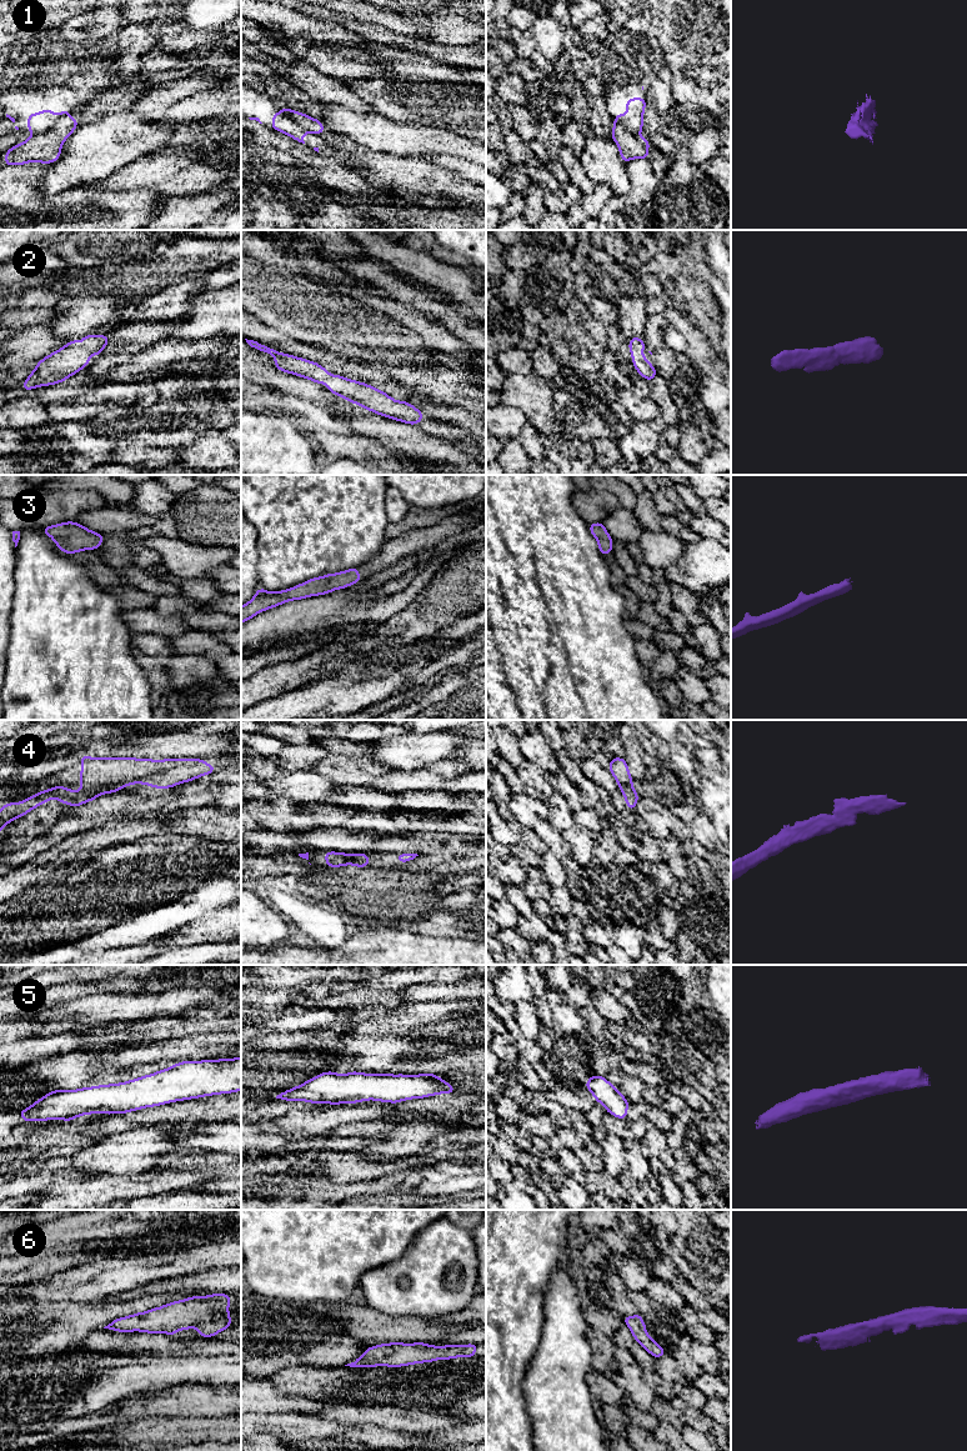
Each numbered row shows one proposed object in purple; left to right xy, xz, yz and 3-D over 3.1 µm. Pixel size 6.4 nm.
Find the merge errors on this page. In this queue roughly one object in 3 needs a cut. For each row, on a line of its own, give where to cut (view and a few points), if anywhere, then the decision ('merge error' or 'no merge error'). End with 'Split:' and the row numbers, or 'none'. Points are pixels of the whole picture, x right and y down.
1: cut xy (68, 115), (63, 116), (48, 130), (33, 135); merge error
2: cut none; no merge error
3: cut none; no merge error
4: cut none; no merge error
5: cut none; no merge error
6: cut none; no merge error
Split: 1

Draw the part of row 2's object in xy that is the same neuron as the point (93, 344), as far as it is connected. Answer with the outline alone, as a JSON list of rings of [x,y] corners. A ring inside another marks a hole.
[[[89,334],[81,337],[81,344],[75,339],[69,341],[61,349],[37,361],[36,367],[20,387],[30,391],[35,387],[66,381],[67,377],[89,365],[90,355],[97,357],[104,351],[105,346],[110,342],[109,336]]]

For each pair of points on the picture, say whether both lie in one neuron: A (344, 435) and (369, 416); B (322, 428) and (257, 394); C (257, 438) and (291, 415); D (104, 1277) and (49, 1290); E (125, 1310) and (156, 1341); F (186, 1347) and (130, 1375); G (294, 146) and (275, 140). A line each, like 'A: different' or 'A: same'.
A: different
B: same
C: different
D: same
E: different
F: different
G: same

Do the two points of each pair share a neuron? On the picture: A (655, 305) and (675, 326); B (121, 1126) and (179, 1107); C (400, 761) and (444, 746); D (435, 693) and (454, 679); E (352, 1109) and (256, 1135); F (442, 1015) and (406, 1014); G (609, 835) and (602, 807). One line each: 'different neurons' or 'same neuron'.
A: different neurons
B: same neuron
C: same neuron
D: same neuron
E: different neurons
F: same neuron
G: different neurons

